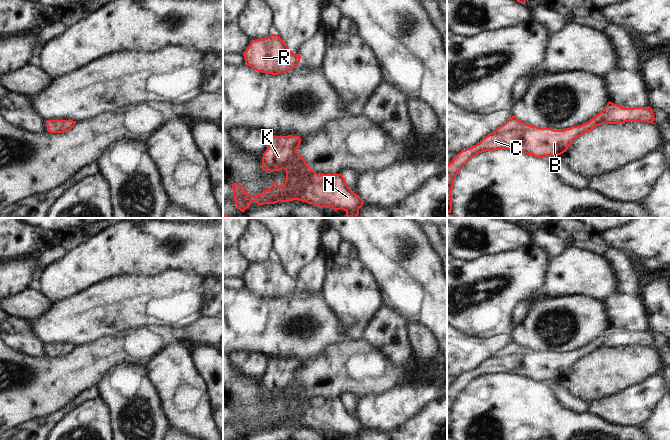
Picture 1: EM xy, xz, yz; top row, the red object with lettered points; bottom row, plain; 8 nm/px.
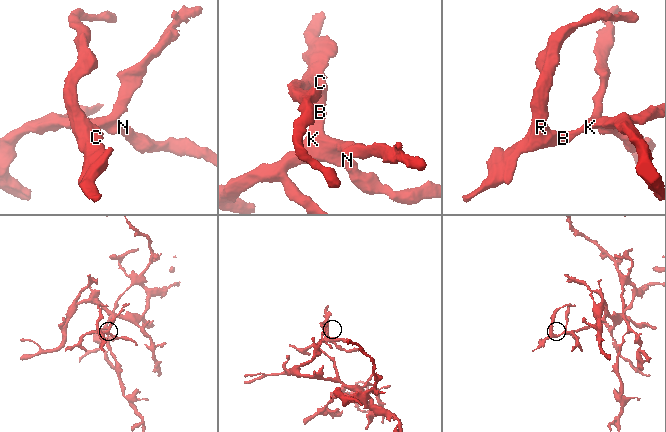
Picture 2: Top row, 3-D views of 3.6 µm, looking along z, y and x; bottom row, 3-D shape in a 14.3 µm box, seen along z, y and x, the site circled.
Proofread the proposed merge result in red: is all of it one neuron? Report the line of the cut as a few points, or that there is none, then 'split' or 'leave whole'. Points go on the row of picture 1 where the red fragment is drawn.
no cut | leave whole

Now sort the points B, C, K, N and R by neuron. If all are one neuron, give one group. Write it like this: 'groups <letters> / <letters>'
groups B C K N R

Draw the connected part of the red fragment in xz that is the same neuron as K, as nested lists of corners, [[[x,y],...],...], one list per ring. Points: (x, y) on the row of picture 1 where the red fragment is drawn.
[[[270,136],[262,157],[262,170],[284,169],[286,181],[282,185],[274,181],[270,188],[258,195],[250,195],[244,186],[233,183],[236,208],[245,212],[252,202],[264,205],[300,200],[322,208],[331,206],[335,211],[342,209],[347,218],[357,218],[364,200],[348,187],[342,173],[319,175],[312,170],[297,152],[301,141],[299,136]]]

